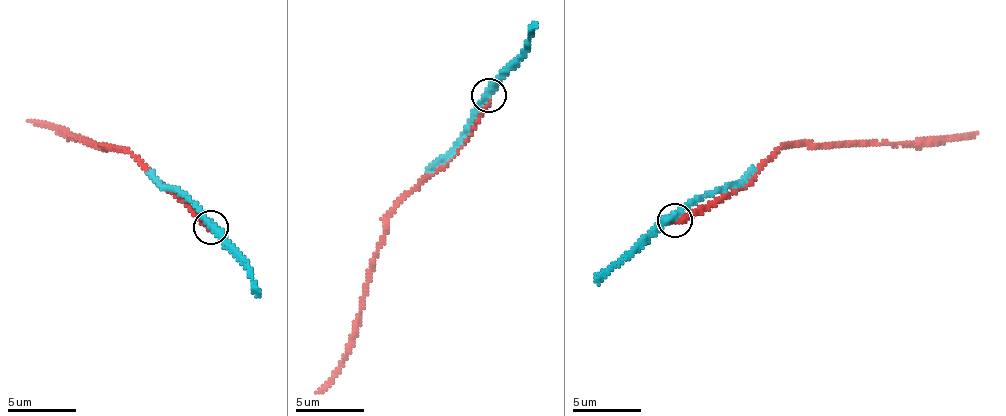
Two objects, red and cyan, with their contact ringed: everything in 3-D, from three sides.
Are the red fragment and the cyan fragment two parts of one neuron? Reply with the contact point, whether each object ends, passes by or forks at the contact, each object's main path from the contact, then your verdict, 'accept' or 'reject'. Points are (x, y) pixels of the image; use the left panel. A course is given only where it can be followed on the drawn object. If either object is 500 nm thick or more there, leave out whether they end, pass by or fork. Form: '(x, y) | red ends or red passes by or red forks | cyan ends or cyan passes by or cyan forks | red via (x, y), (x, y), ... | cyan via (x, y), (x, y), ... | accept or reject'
(211, 227) | red ends | cyan passes by | red via (211, 226), (189, 202), (167, 191), (128, 152), (107, 148), (67, 131), (28, 121) | cyan via (211, 226), (186, 196), (161, 189), (146, 173) | reject

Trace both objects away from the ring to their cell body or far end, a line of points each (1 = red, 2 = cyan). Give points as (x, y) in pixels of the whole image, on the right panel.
1: (675, 219), (746, 188), (782, 148), (931, 142), (977, 132)
2: (675, 219), (685, 207), (742, 184), (755, 168)

